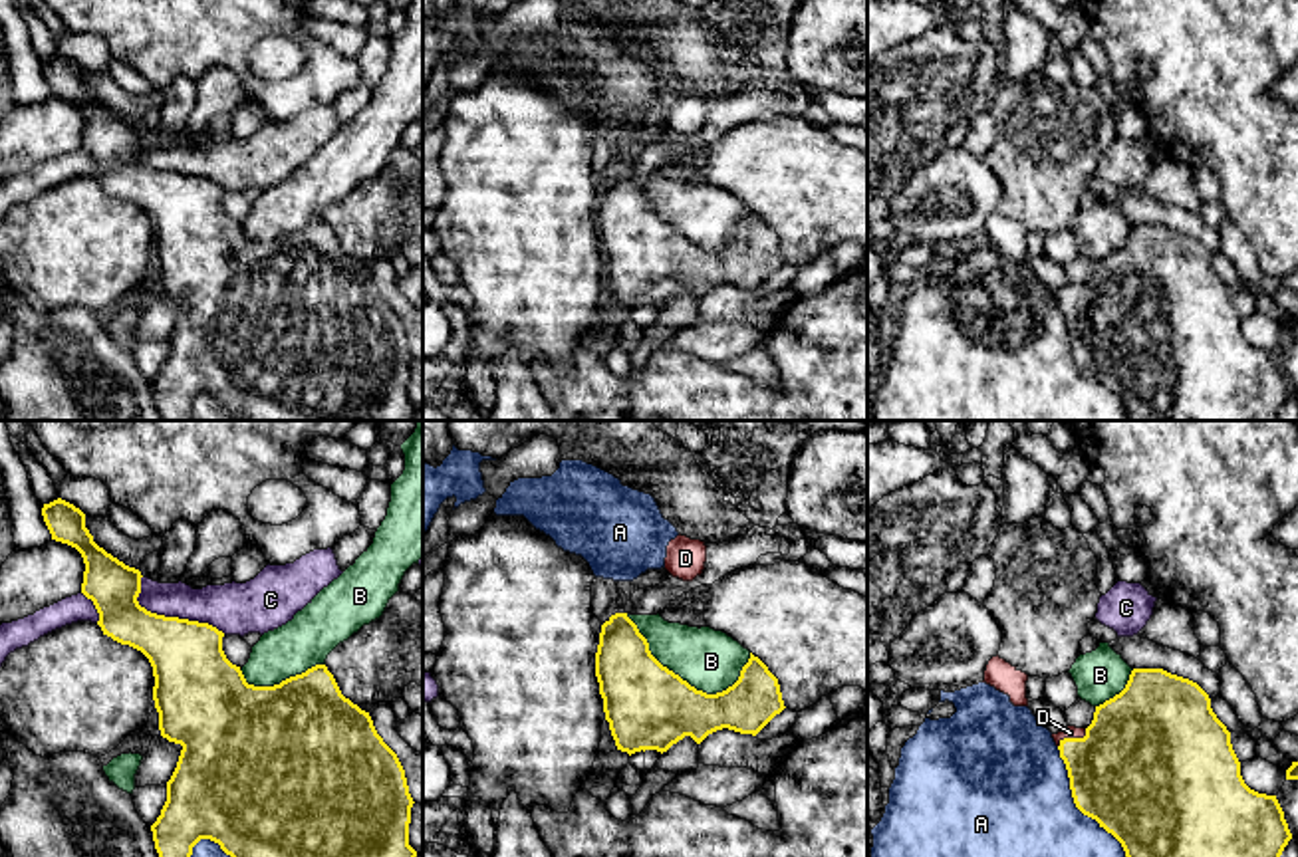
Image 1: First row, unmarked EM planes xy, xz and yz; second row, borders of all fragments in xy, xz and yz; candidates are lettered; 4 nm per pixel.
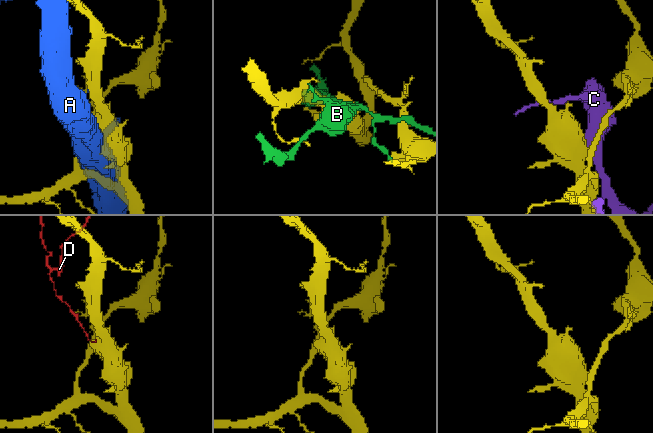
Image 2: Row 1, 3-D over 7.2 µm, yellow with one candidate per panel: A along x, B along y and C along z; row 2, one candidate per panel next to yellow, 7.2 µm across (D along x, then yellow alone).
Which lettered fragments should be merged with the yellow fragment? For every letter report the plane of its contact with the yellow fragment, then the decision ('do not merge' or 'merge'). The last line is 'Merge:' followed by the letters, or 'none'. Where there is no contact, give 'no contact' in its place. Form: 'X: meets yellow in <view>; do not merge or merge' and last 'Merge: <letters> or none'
A: meets yellow in yz; do not merge
B: meets yellow in xz; do not merge
C: meets yellow in xy; do not merge
D: meets yellow in yz; merge
Merge: D

